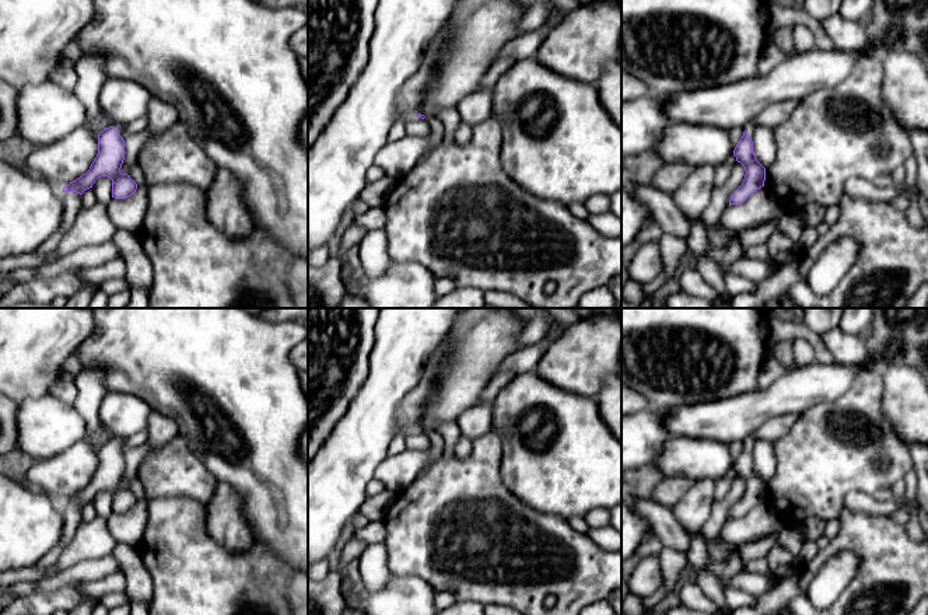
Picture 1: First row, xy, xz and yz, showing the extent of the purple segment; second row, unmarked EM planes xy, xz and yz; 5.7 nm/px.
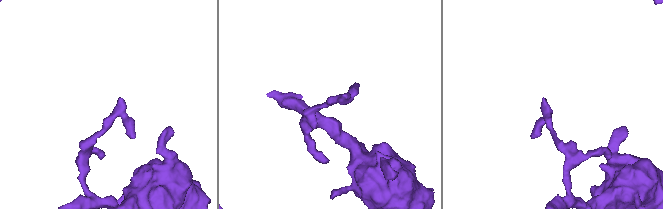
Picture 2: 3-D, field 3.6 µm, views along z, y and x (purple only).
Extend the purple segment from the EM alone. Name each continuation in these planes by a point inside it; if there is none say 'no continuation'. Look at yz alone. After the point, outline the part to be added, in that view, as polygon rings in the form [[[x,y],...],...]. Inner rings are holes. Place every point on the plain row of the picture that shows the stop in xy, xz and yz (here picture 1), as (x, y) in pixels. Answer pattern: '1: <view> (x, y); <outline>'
1: yz (773, 429); [[[787,413],[764,422],[754,433],[747,436],[743,443],[752,451],[759,440],[775,441],[789,433],[802,413]]]

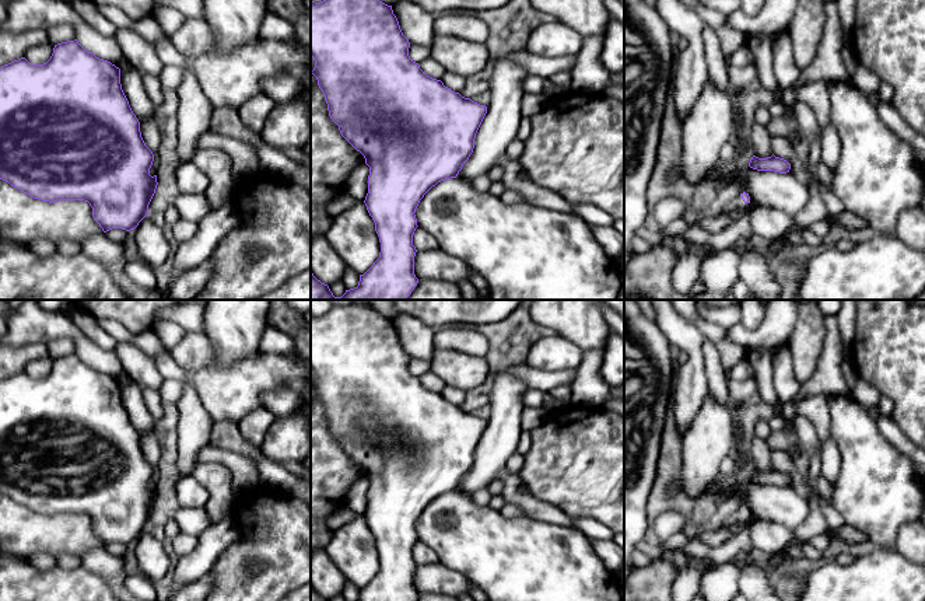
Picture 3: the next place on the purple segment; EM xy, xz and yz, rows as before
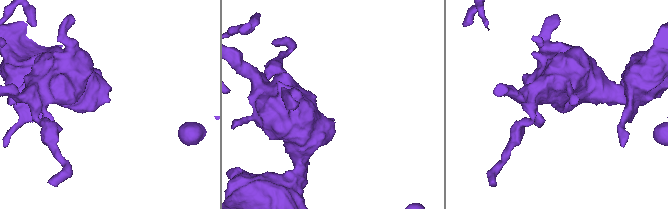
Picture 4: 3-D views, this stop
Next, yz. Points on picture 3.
1: yz (738, 517); [[[737,510],[736,513],[733,513],[723,524],[723,527],[730,527],[736,523],[742,523],[746,521],[747,517],[743,516],[742,510]]]

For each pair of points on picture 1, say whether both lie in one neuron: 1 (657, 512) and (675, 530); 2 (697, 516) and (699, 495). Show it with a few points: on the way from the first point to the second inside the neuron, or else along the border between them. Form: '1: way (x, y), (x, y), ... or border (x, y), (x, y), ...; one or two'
1: way (661, 516), (671, 526); one
2: way (697, 510), (699, 500); one

